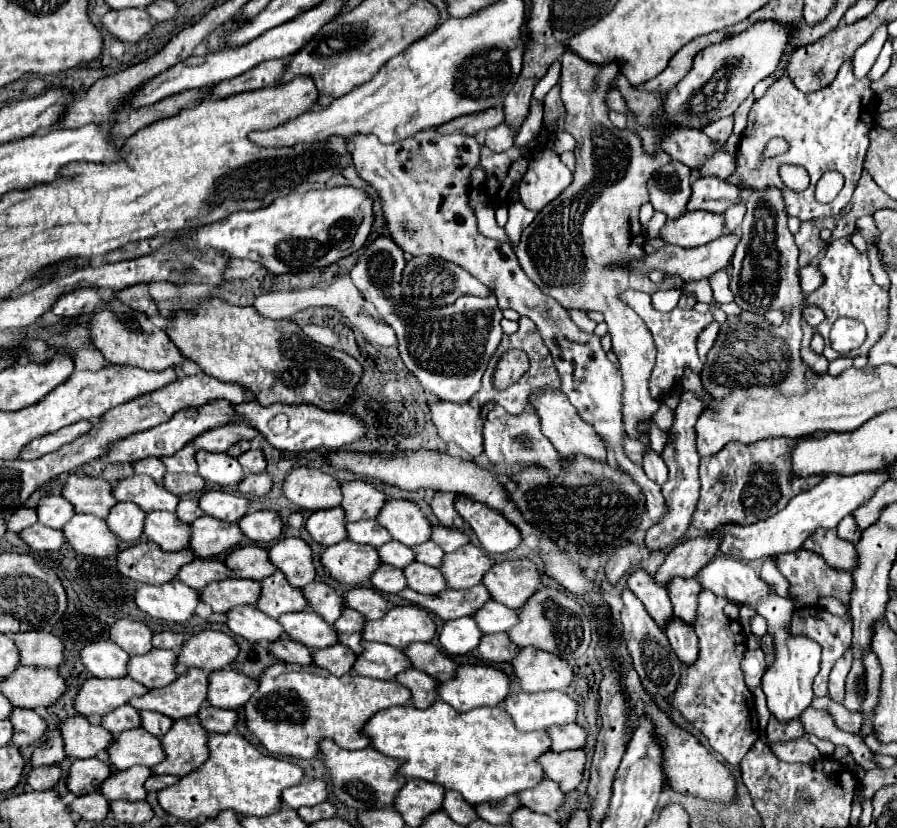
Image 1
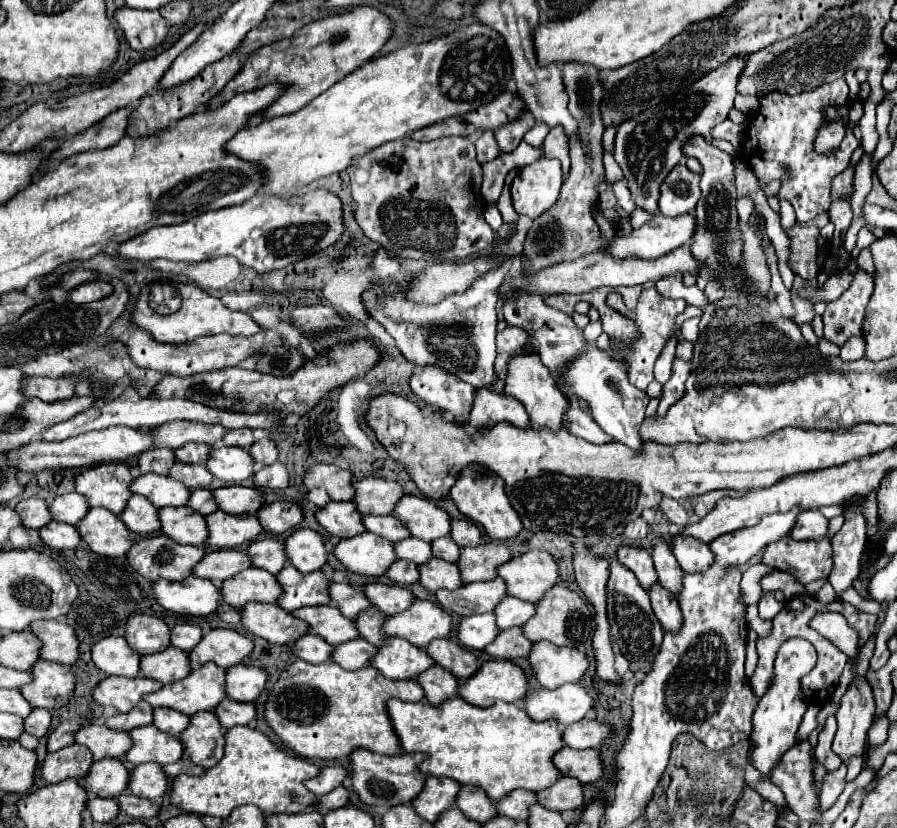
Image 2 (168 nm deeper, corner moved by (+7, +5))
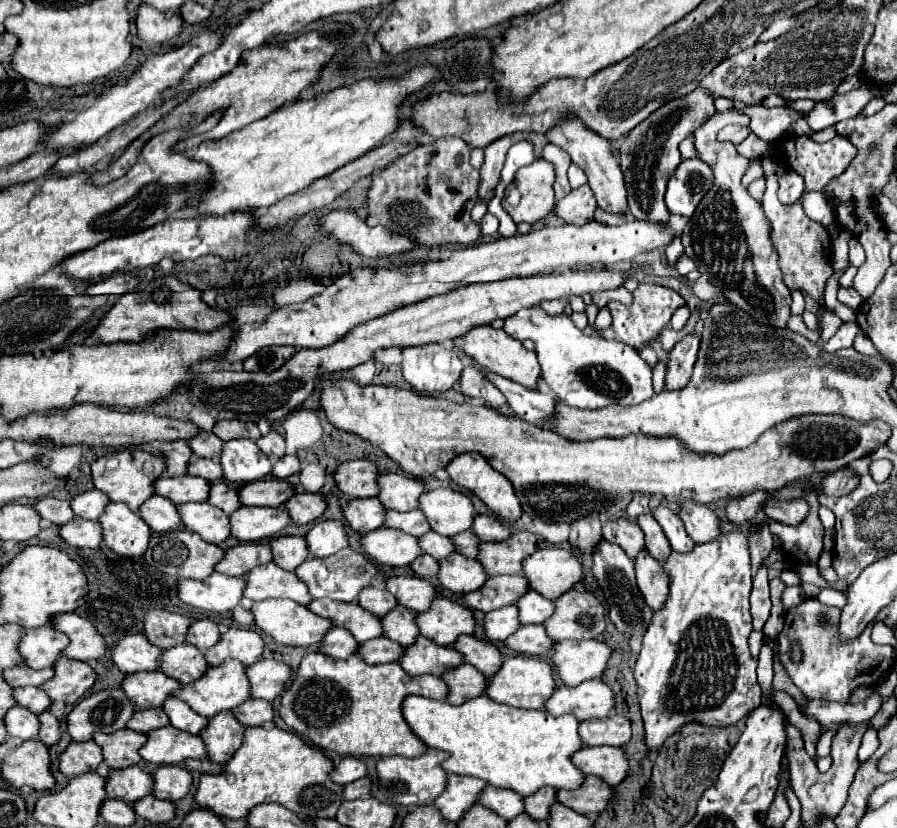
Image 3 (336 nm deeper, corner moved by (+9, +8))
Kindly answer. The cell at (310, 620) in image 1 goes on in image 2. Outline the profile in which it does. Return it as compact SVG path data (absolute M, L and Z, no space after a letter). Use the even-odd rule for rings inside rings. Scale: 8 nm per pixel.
M305 606L295 610L293 616L309 622L311 632L321 634L331 646L359 638L359 630L353 618L345 618L335 606Z

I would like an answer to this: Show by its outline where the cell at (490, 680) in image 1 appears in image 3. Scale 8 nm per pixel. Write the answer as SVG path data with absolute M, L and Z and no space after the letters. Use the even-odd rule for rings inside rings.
M525 655L507 657L501 669L491 679L487 679L487 687L485 687L485 695L489 699L523 709L543 709L545 701L551 697L553 691L555 691L555 681L553 681L551 665Z

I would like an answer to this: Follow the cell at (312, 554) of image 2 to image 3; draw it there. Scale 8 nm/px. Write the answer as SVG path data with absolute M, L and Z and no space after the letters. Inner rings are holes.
M319 521L305 535L311 557L329 557L347 547L345 525L339 521Z

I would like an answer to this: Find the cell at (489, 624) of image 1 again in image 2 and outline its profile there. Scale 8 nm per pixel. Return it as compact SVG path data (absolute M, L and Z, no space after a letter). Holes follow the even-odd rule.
M507 596L505 602L501 602L501 606L497 606L495 614L497 614L497 622L499 622L501 630L513 628L513 626L523 626L529 618L535 616L535 604L515 598L515 596Z

